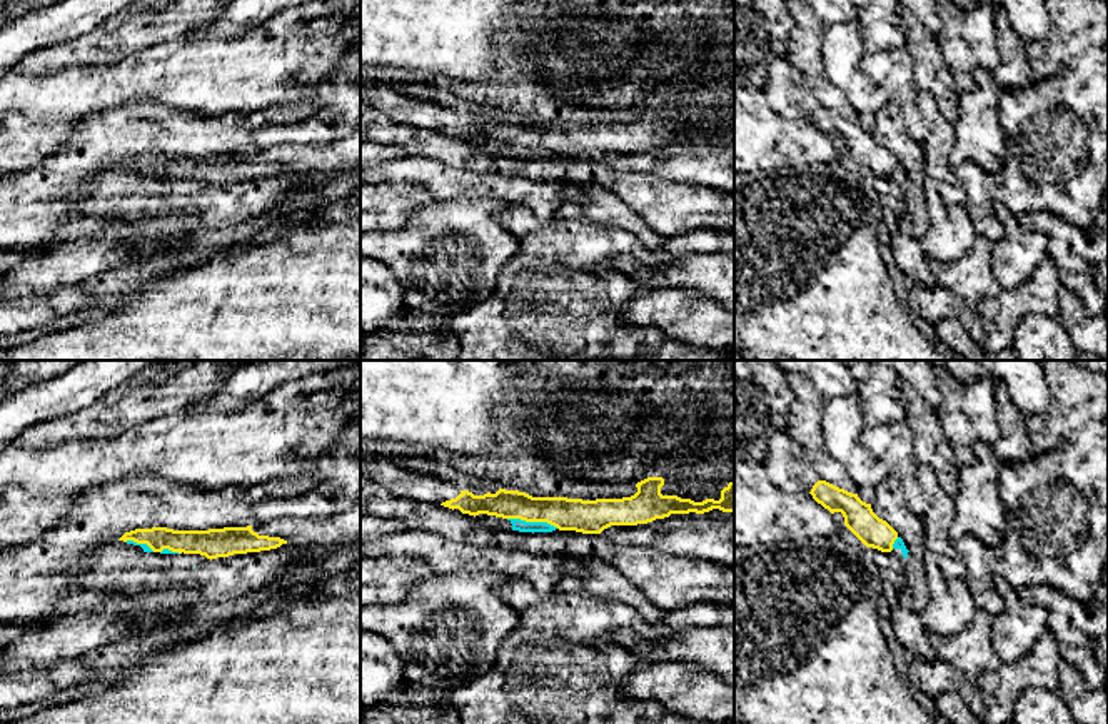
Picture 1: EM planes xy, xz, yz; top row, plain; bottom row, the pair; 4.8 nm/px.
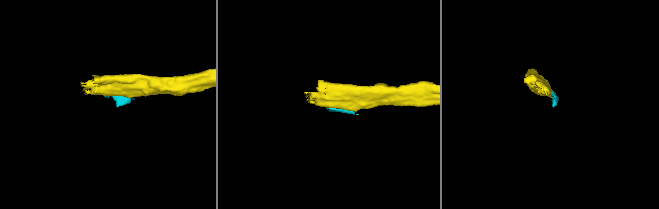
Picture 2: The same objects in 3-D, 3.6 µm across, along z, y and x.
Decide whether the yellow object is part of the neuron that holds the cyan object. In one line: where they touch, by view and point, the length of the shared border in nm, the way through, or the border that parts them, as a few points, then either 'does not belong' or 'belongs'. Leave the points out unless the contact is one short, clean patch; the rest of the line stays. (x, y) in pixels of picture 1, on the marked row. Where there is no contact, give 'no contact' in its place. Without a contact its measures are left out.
xz (533, 522) | 260 nm | along xz (508, 517), (549, 522), (558, 527) | does not belong

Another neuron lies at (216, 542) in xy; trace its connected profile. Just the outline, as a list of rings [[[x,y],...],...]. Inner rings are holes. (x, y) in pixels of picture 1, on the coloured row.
[[[252,525],[209,530],[135,529],[125,532],[118,540],[147,544],[154,552],[169,549],[179,554],[200,554],[210,561],[234,554],[270,551],[287,544],[280,537],[259,535],[252,530]]]

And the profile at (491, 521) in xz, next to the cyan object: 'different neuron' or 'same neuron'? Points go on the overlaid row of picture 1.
same neuron

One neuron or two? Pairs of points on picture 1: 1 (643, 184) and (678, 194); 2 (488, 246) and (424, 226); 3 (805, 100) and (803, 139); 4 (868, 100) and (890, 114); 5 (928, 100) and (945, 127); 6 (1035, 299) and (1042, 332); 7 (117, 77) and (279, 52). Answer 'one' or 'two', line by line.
1: one
2: one
3: two
4: two
5: one
6: two
7: one

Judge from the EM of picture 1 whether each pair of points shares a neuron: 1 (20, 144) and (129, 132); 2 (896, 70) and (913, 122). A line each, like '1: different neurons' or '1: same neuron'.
1: different neurons
2: same neuron

